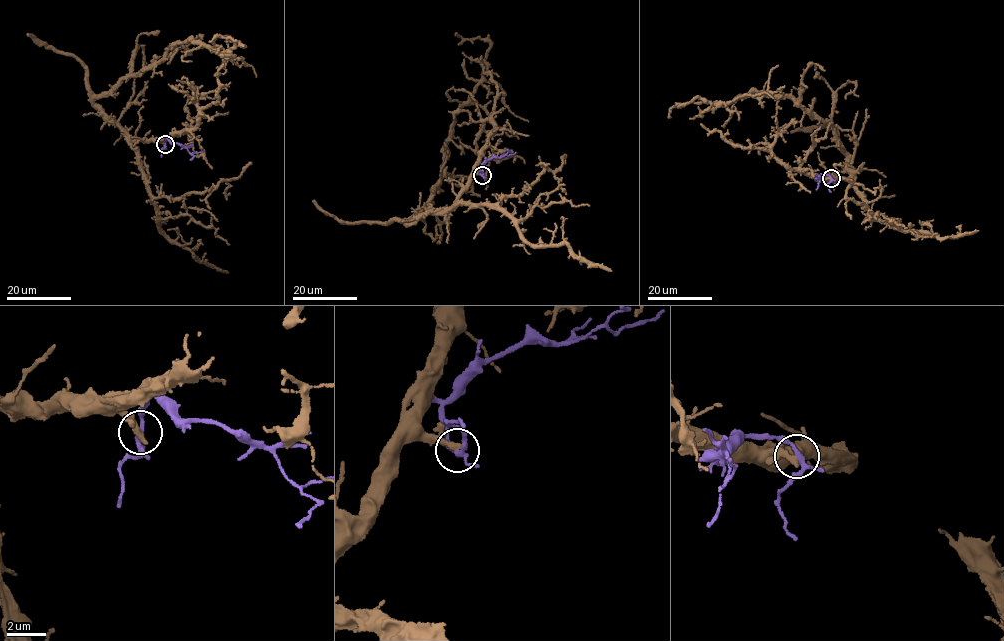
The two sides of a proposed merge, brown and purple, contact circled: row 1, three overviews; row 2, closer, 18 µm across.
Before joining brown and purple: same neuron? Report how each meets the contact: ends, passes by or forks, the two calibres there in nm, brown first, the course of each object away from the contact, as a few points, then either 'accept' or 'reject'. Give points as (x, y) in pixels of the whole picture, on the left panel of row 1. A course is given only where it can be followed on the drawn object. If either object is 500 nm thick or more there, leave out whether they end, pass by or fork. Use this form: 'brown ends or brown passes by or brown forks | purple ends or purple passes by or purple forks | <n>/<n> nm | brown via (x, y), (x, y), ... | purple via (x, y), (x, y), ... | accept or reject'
brown ends | purple forks | 360/200 nm | brown via (164, 144), (128, 136), (94, 101), (188, 38), (221, 52), (238, 41), (243, 45), (219, 35), (209, 42) | purple via (164, 144), (166, 139), (184, 146), (191, 153), (203, 151) | accept

